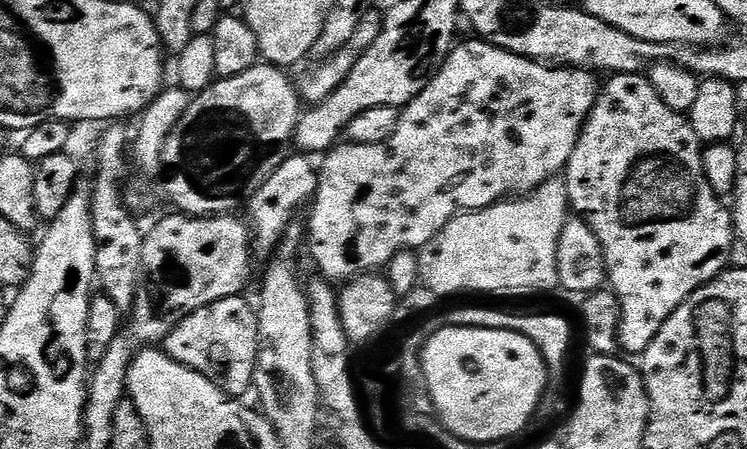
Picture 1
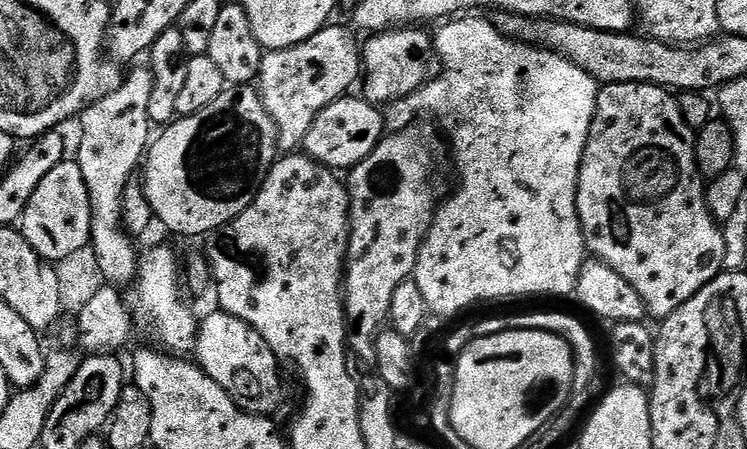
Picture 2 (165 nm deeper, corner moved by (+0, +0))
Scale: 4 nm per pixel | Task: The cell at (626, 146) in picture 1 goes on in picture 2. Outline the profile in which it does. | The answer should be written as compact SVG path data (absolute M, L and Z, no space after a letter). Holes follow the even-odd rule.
M606 84L601 87L596 103L596 117L588 135L580 167L580 177L576 183L576 205L587 251L595 259L605 260L611 268L618 270L618 274L622 274L622 278L626 278L626 282L630 282L630 286L634 286L634 290L638 290L638 298L642 298L645 313L649 317L653 316L656 322L667 320L685 302L694 298L694 294L698 294L698 290L702 290L713 278L725 271L724 230L710 214L706 188L696 171L696 132L686 122L686 118L682 118L680 101L667 88L659 88L653 84Z

